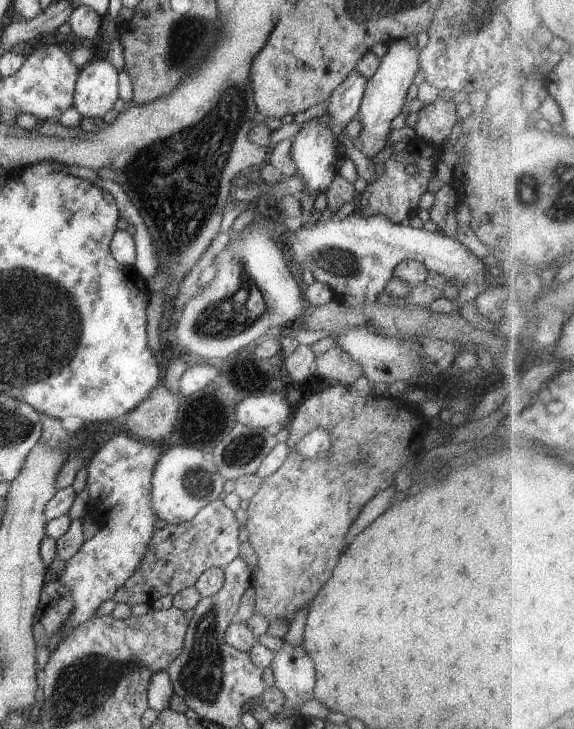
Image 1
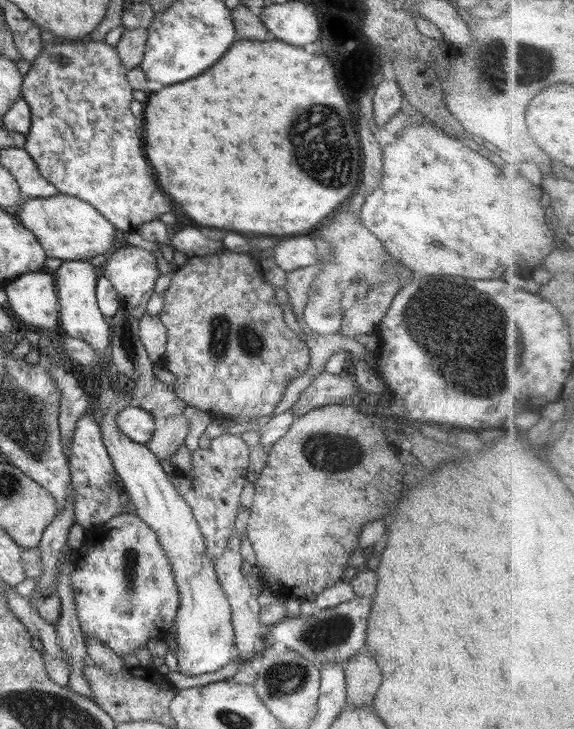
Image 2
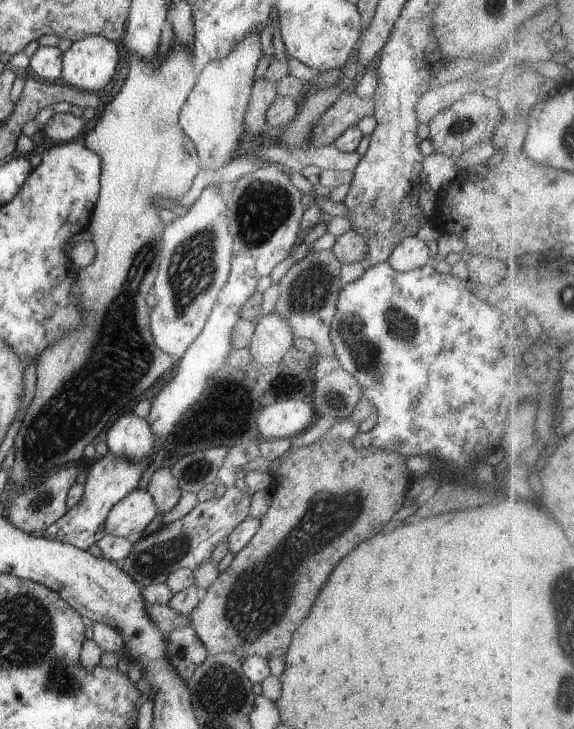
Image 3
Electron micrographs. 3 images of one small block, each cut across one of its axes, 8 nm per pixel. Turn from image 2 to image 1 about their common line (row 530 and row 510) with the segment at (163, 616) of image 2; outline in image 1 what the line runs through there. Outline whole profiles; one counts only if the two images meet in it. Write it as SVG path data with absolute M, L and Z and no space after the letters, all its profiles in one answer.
M121 433L103 441L88 458L85 464L88 471L86 488L94 504L105 506L108 522L98 530L96 536L82 544L75 556L65 562L66 568L58 578L66 586L68 594L72 594L74 608L70 618L64 620L64 626L60 628L56 644L74 628L94 618L100 605L114 599L114 594L124 587L126 580L142 564L142 558L148 552L150 538L156 531L156 514L150 508L152 472L158 458L168 447L167 443L161 445L158 442L144 442L128 433Z

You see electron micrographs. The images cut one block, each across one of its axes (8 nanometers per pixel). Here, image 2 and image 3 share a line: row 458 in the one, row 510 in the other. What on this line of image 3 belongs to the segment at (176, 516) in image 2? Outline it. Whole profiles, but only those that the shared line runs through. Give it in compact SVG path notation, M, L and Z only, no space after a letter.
M132 490L118 504L112 506L104 522L106 535L129 540L140 535L158 513L154 498L146 490Z

